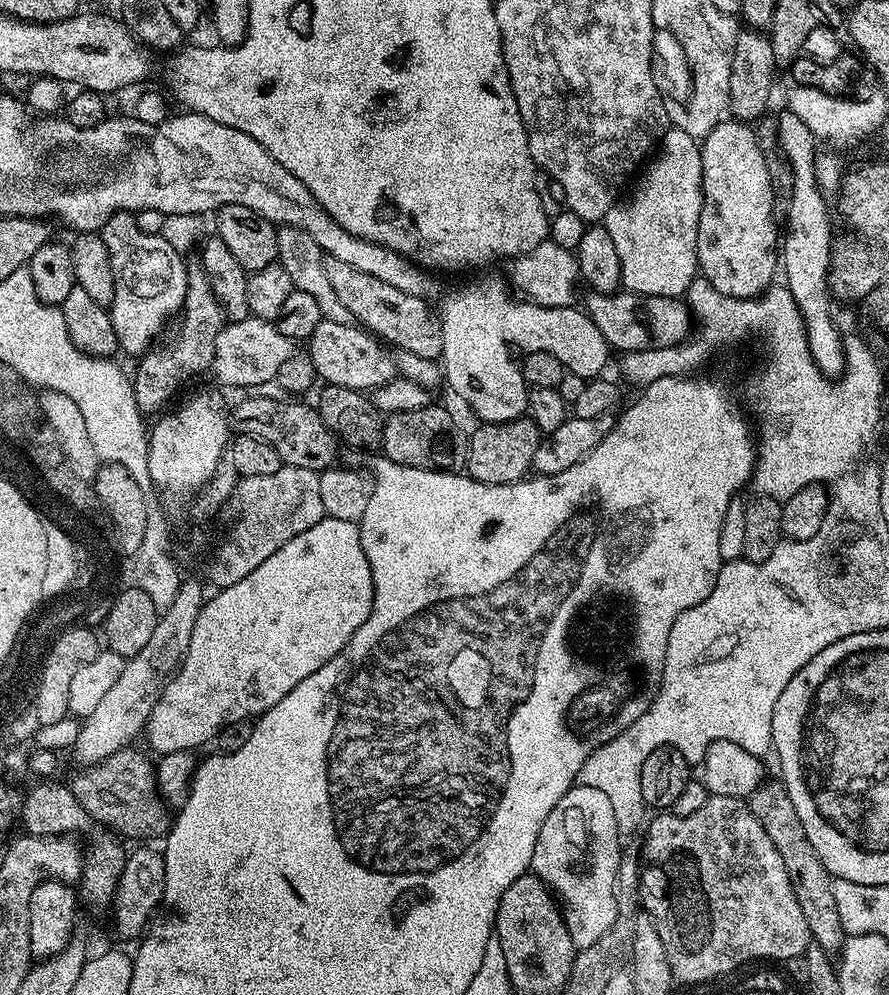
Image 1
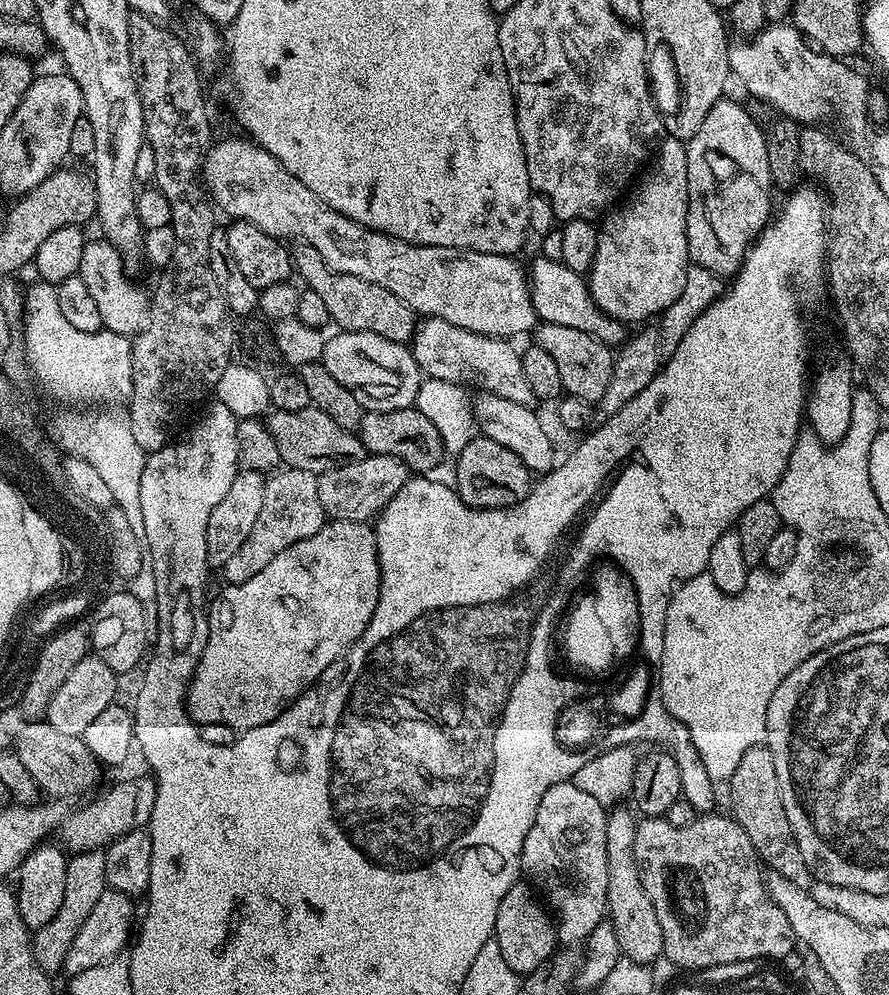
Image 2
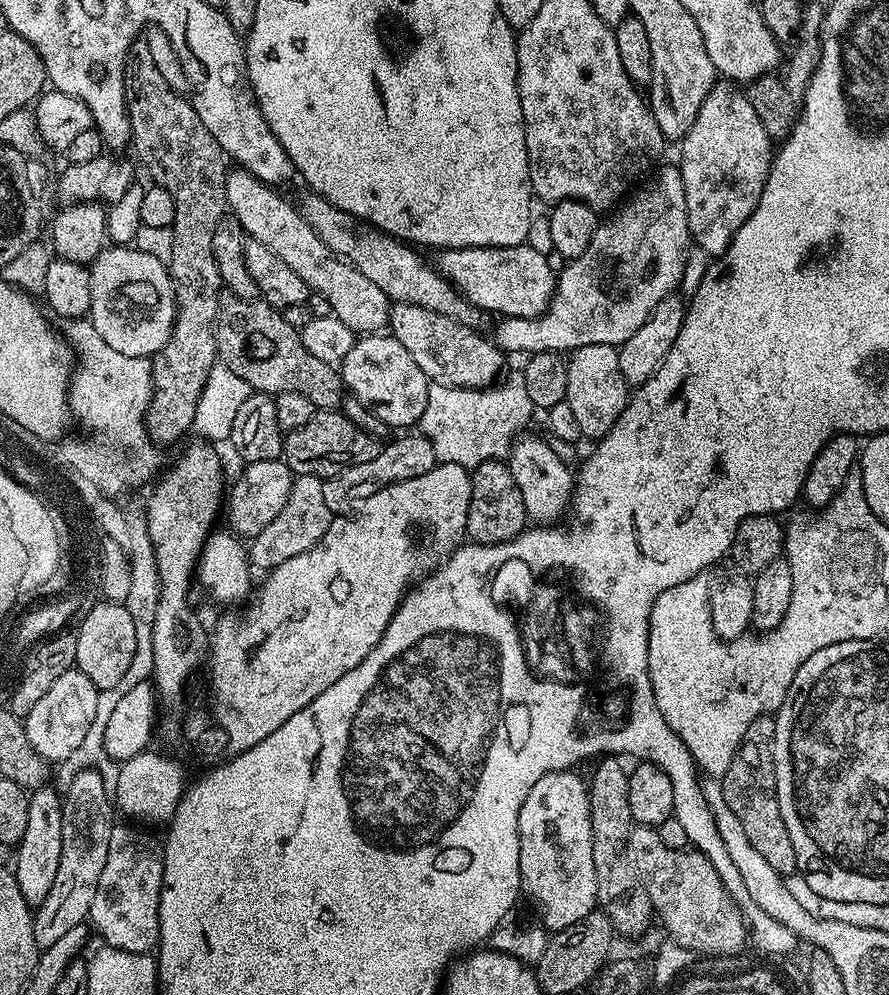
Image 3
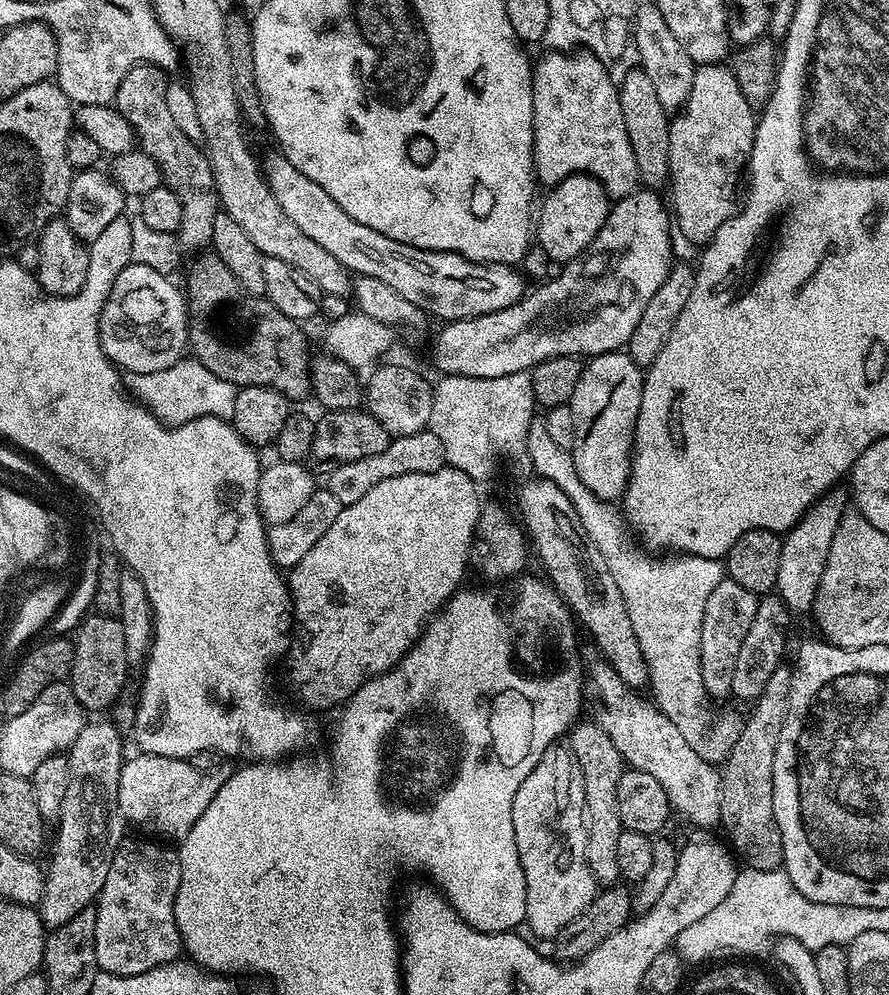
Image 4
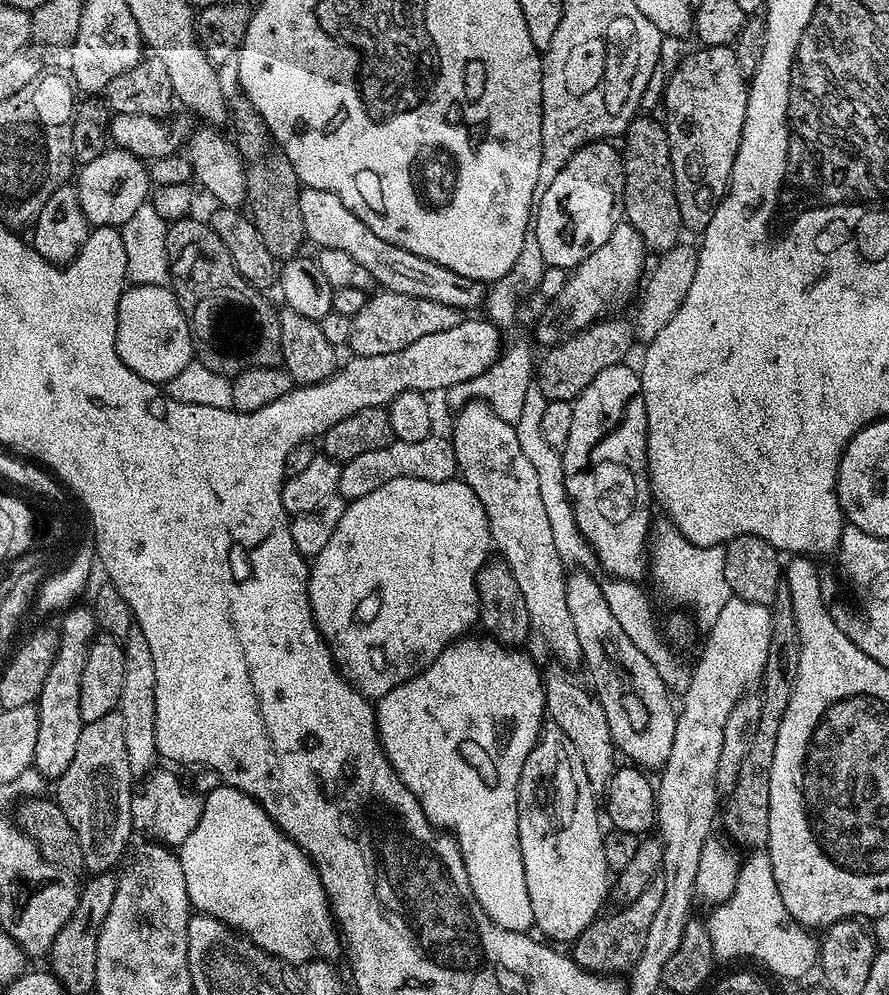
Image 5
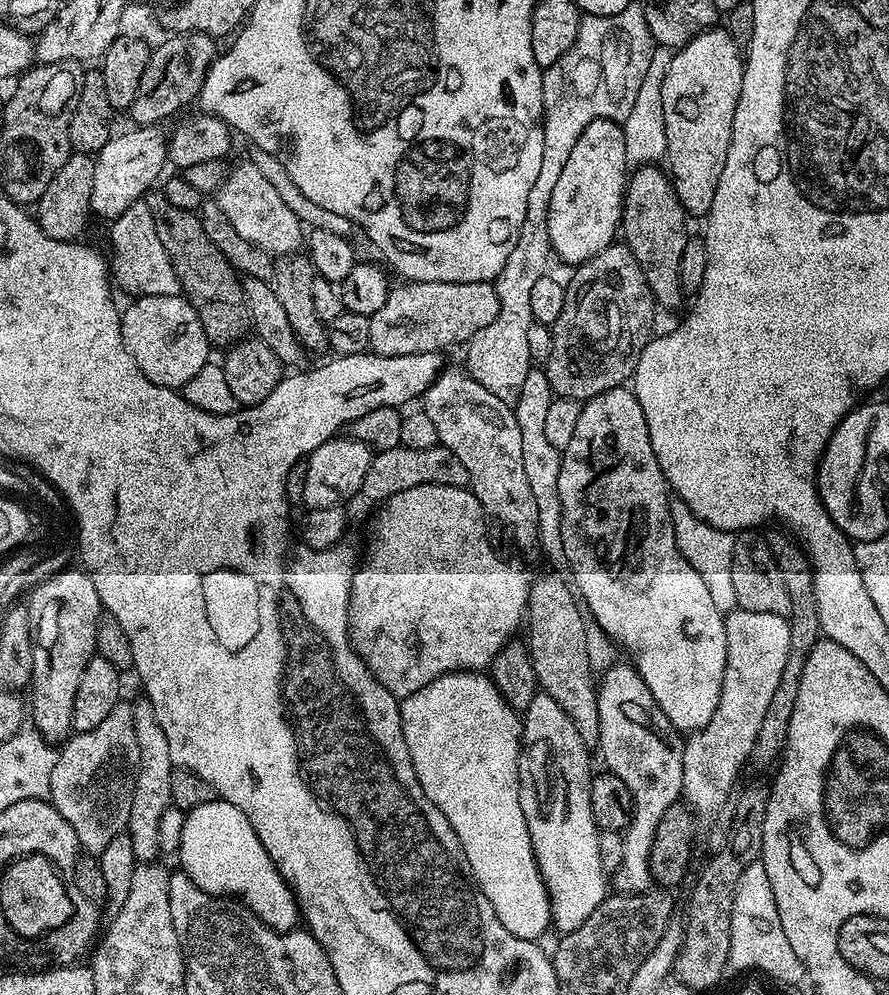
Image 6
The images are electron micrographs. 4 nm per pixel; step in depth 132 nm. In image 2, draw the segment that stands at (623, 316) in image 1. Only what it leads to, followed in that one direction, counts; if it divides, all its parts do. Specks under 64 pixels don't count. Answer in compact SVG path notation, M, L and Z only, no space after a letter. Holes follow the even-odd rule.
M537 255L535 259L532 268L530 264L530 287L534 310L543 323L574 326L609 346L619 346L624 343L625 325L621 321L607 316L597 306L588 289L588 281L581 273L570 270L560 260L551 260L541 255Z

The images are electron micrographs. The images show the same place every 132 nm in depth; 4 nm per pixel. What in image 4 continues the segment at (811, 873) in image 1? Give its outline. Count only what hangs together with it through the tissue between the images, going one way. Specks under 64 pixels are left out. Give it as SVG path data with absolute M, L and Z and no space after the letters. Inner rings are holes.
M781 666L774 670L774 674L770 674L770 682L766 682L766 690L762 690L762 694L751 705L752 713L749 714L744 729L741 727L737 731L736 740L732 743L732 748L728 751L720 772L722 786L720 823L723 835L734 849L735 855L741 861L744 859L743 863L747 867L763 872L780 870L784 867L782 834L774 818L774 770L772 767L778 738L786 722L791 685L791 667Z

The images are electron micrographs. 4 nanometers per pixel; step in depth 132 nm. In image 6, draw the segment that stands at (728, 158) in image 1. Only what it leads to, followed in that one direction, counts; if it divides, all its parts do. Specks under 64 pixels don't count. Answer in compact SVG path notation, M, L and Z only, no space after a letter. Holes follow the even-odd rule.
M713 26L700 32L690 42L672 53L670 70L666 70L666 82L662 82L662 114L666 114L666 168L674 190L689 217L707 217L714 206L714 190L722 178L722 166L726 166L726 150L730 150L730 134L734 126L734 110L738 110L738 98L742 94L744 77L742 48L734 42L727 27Z

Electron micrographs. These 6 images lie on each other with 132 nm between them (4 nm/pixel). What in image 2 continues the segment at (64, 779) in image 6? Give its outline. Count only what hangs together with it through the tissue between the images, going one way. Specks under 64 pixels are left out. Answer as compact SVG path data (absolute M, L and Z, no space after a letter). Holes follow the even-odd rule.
M103 851L78 852L69 859L66 866L66 891L62 897L62 906L53 921L35 929L32 936L32 953L43 972L55 974L63 969L66 950L70 950L70 942L74 942L78 930L82 930L82 924L86 922L86 918L90 918L90 910L94 910L98 898L102 898L107 882Z

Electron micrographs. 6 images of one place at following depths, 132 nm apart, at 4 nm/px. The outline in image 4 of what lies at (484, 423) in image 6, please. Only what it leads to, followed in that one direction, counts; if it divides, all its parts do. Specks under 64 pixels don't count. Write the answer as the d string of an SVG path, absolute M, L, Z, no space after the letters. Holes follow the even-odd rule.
M595 658L588 664L588 681L582 684L586 704L593 708L596 723L610 734L618 754L626 761L628 768L646 770L666 790L666 798L689 820L692 828L716 830L721 827L722 786L720 772L703 751L695 748L693 741L670 718L662 708L657 708L651 699L643 700L640 694L624 684L618 674L603 659Z

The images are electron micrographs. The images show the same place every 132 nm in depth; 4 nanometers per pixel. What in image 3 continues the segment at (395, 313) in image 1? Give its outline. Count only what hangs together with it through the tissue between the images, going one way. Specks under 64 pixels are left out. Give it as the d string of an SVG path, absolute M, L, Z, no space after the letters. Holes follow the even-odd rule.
M233 167L226 178L227 211L242 226L245 237L262 242L273 254L278 254L302 282L313 292L324 295L330 302L332 315L346 322L350 330L357 334L380 334L388 328L388 315L392 312L393 301L389 300L362 270L358 270L347 260L333 256L332 252L314 234L310 222L288 200L279 196L275 187L266 185L245 168Z

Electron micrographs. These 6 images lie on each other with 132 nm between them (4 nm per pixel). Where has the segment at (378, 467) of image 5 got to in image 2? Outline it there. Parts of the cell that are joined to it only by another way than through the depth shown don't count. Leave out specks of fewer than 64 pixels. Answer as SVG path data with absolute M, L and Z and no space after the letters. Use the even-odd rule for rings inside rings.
M365 454L358 462L325 468L317 475L318 502L322 502L325 517L332 520L368 522L388 505L390 498L394 498L409 479L409 468L398 458Z

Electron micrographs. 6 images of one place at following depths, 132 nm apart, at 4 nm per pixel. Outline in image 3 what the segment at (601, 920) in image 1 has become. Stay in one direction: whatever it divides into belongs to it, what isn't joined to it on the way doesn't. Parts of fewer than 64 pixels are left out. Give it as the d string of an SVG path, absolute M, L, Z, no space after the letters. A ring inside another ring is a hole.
M565 770L538 778L518 814L520 887L552 934L582 922L598 908L588 786L585 777L576 774Z

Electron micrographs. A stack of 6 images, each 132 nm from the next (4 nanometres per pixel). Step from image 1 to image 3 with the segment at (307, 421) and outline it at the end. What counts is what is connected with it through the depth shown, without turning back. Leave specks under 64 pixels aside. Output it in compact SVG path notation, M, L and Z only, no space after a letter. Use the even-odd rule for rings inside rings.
M318 410L298 430L287 433L284 437L283 461L290 466L296 476L309 475L308 464L316 464L325 460L328 464L336 464L337 469L348 468L352 464L370 462L378 458L382 444L377 437L355 425L340 410Z

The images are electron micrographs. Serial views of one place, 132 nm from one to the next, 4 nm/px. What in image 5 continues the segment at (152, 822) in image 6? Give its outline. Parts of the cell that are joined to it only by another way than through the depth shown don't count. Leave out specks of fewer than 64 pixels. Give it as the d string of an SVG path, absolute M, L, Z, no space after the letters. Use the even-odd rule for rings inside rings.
M133 627L122 637L124 669L122 670L122 698L118 711L122 714L122 734L126 738L126 754L130 758L133 777L144 778L157 767L156 731L154 730L154 657L146 643L146 634Z

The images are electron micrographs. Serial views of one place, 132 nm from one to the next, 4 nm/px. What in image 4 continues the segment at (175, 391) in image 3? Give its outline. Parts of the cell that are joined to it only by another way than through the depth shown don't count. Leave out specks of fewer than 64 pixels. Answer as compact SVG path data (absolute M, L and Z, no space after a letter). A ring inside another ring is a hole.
M135 64L122 78L116 91L114 106L130 122L136 135L139 151L150 154L158 162L163 183L182 202L182 226L178 233L181 249L185 253L199 253L212 243L214 218L221 211L220 195L216 193L216 183L212 164L208 161L207 151L197 141L186 138L174 122L170 109L166 106L166 90L169 81L164 80L164 72L156 64Z

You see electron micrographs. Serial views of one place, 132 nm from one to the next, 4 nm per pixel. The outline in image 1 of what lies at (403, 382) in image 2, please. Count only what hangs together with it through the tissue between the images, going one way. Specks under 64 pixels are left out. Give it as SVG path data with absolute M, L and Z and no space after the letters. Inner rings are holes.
M323 320L306 342L308 356L314 362L317 377L324 384L337 384L367 393L397 379L396 357L377 337L355 323Z

